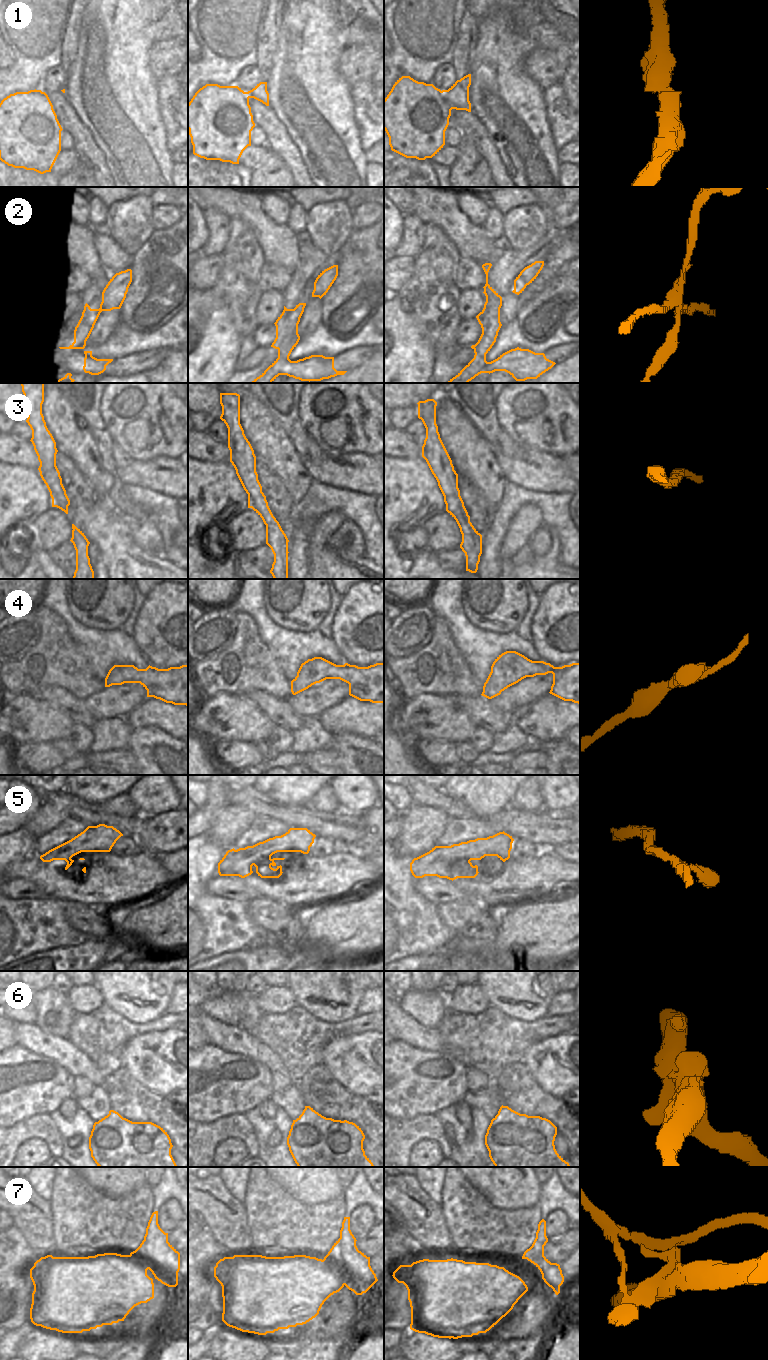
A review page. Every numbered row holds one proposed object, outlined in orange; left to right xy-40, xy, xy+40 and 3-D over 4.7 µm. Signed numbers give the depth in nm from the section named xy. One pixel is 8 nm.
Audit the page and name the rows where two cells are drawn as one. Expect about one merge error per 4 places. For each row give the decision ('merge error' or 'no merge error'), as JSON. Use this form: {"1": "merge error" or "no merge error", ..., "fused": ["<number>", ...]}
{"1": "no merge error", "2": "merge error", "3": "no merge error", "4": "no merge error", "5": "no merge error", "6": "merge error", "7": "merge error", "fused": ["2", "6", "7"]}

